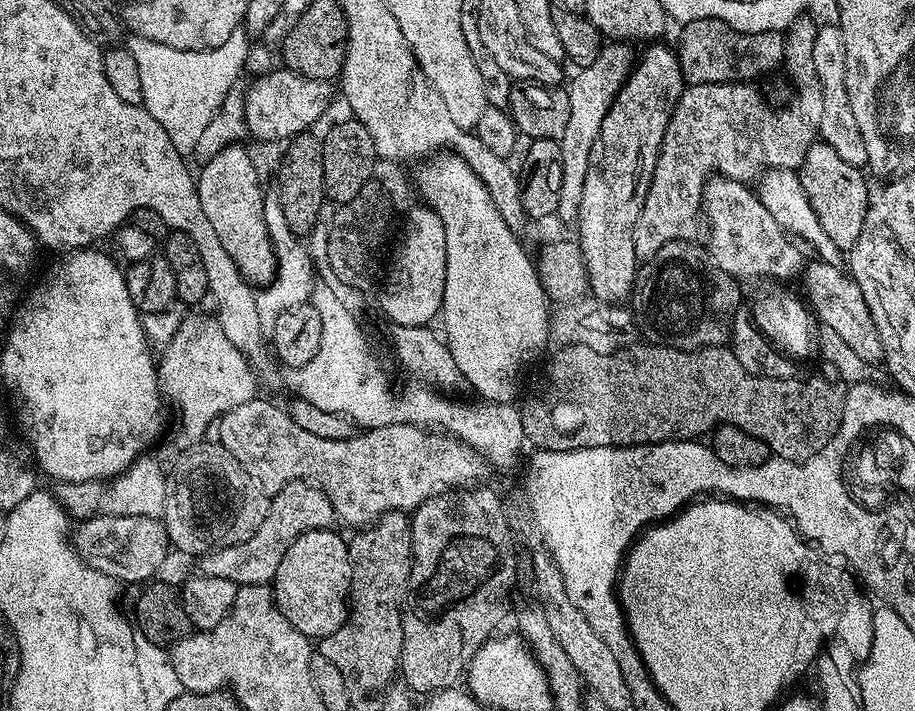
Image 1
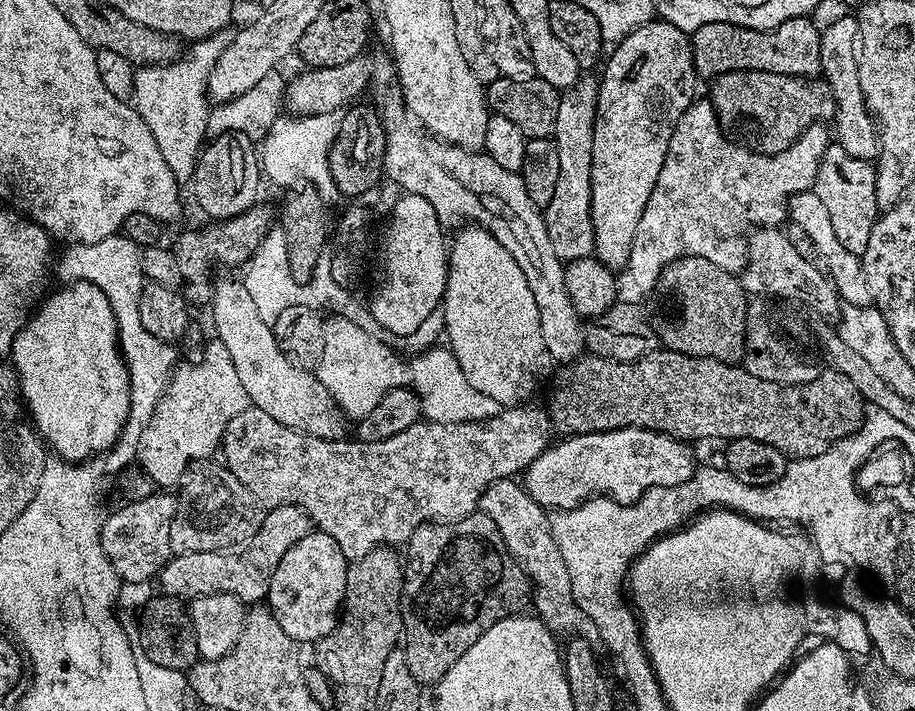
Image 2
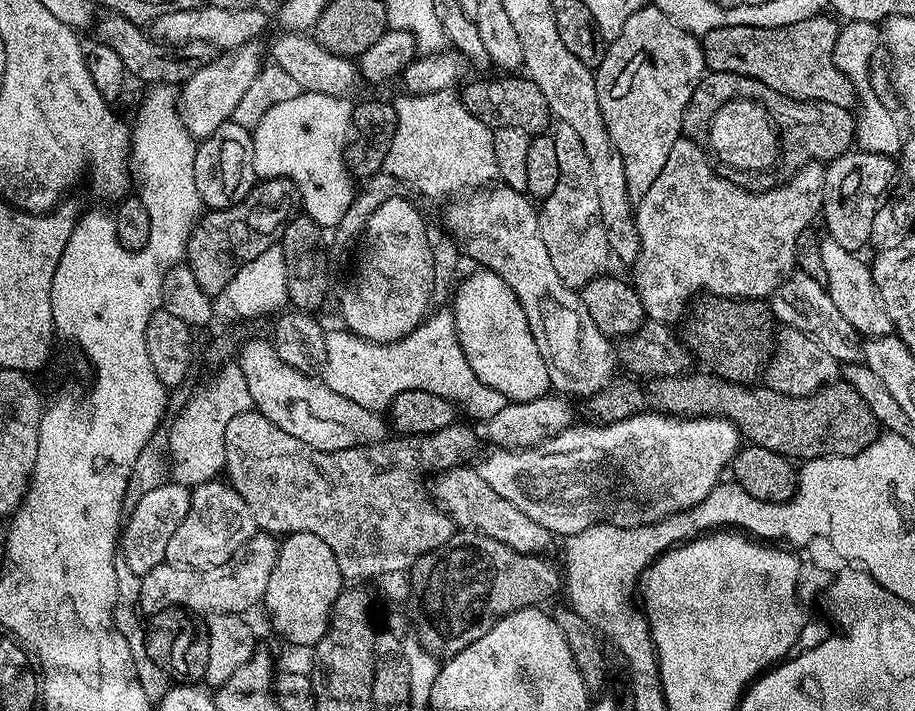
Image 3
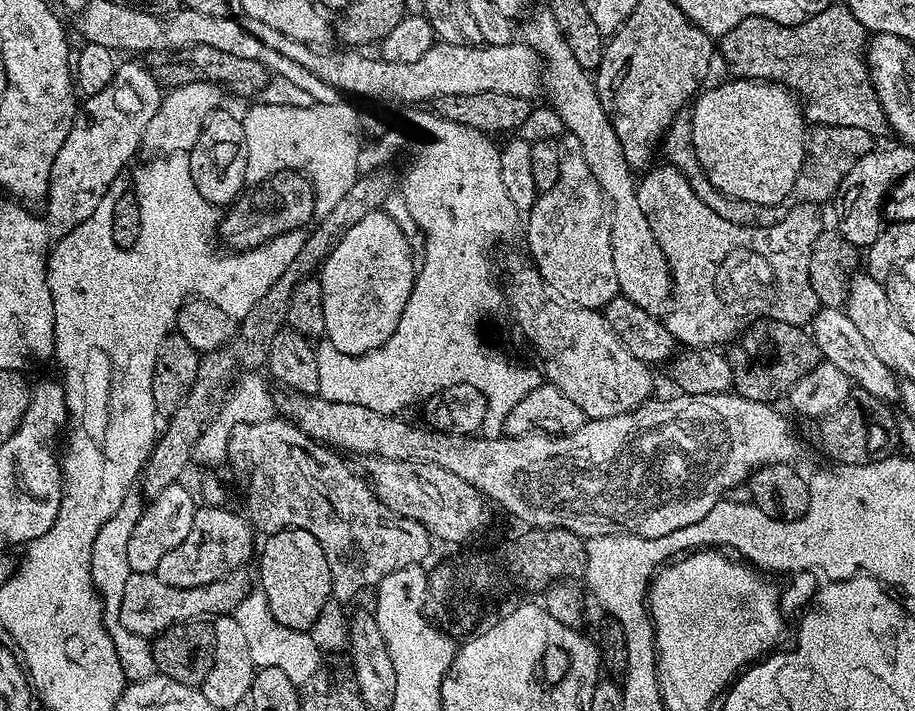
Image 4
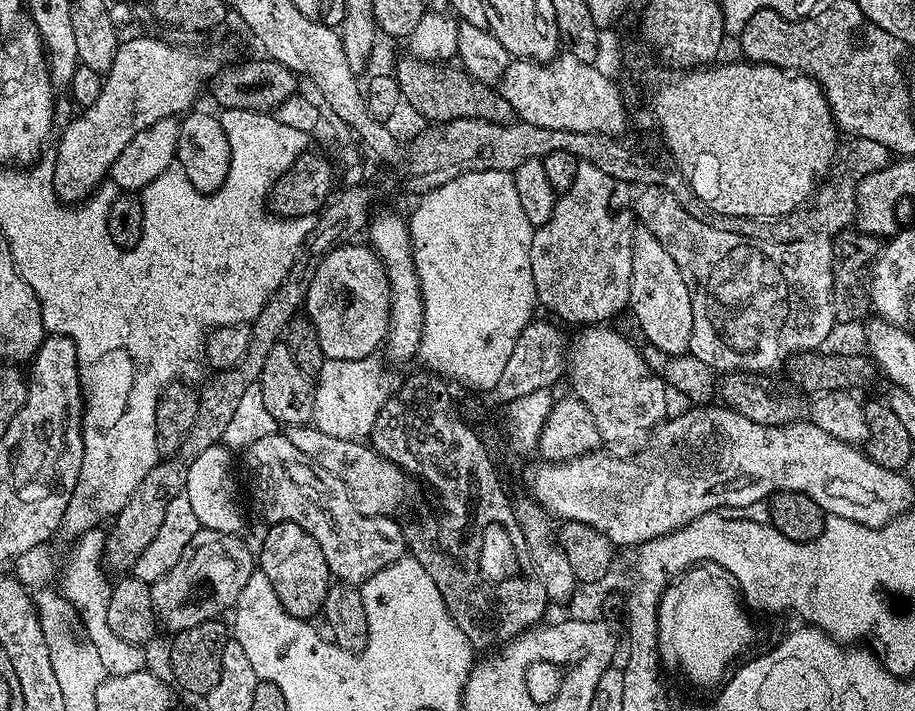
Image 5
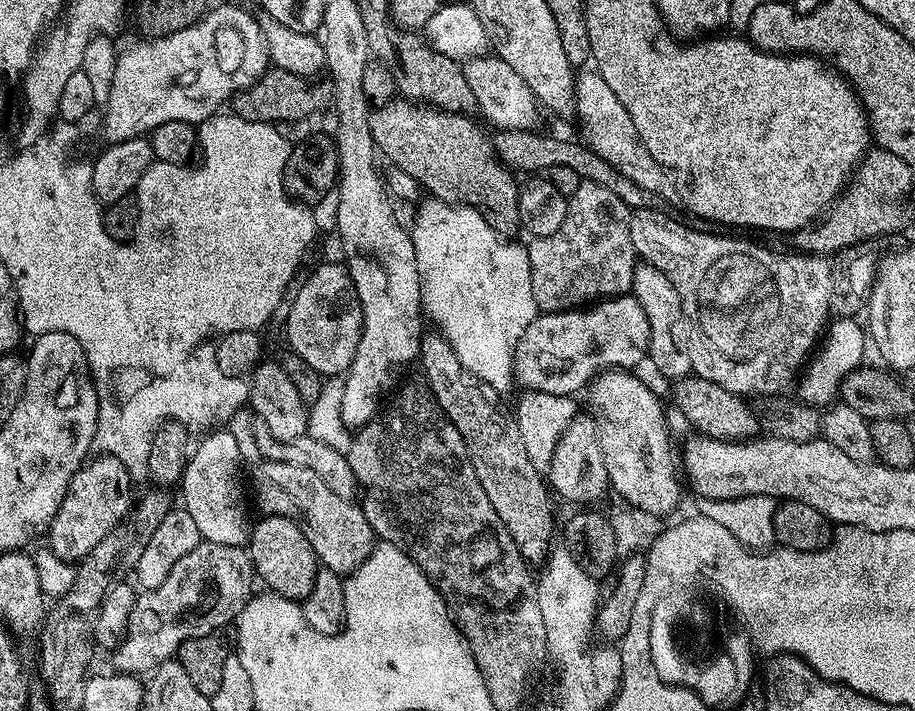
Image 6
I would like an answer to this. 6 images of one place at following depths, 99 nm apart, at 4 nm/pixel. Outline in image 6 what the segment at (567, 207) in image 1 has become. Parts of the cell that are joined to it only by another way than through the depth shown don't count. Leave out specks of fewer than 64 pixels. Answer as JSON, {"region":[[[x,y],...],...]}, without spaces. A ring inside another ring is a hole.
{"region":[[[581,179],[578,190],[574,190],[574,194],[568,197],[568,214],[562,230],[549,236],[537,236],[531,241],[532,244],[527,245],[534,298],[541,313],[579,309],[605,298],[631,293],[634,270],[638,263],[634,242],[630,242],[632,214],[633,209],[628,208],[626,202],[622,202],[622,198],[618,198],[618,194],[614,194],[611,188],[593,180]]]}

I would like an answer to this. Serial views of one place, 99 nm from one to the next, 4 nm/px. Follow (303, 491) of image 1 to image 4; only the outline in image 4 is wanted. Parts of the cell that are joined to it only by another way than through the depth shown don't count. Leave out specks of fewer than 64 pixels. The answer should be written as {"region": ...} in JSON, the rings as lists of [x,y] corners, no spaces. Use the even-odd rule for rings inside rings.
{"region":[[[130,572],[121,600],[120,625],[136,635],[155,638],[166,629],[174,627],[175,624],[184,624],[187,620],[235,613],[249,590],[250,584],[240,574],[233,574],[197,588],[175,588],[173,584],[162,582],[153,573]]]}

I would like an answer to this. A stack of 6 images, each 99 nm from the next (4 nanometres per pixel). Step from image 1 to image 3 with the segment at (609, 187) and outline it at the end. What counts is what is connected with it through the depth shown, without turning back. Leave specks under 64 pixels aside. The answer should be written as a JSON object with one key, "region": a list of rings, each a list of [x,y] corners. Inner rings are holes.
{"region":[[[650,2],[634,10],[626,26],[622,26],[622,34],[605,47],[602,62],[594,70],[598,106],[602,110],[602,122],[606,122],[606,134],[610,134],[610,142],[622,158],[622,166],[626,166],[628,196],[634,202],[638,202],[646,190],[654,186],[654,178],[662,174],[662,166],[666,166],[666,158],[670,158],[670,146],[681,139],[682,116],[687,103],[705,73],[703,43],[693,33],[670,22],[670,18]]]}

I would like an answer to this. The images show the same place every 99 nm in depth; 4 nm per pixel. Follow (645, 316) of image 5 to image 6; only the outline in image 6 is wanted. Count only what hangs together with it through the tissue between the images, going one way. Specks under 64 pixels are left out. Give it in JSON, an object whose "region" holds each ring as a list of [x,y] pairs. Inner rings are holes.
{"region":[[[637,263],[632,279],[631,295],[635,296],[649,319],[650,340],[647,352],[647,359],[665,376],[669,382],[683,379],[684,376],[691,376],[694,372],[694,348],[688,345],[688,328],[690,321],[686,315],[686,305],[678,294],[674,282],[661,268],[653,264]]]}

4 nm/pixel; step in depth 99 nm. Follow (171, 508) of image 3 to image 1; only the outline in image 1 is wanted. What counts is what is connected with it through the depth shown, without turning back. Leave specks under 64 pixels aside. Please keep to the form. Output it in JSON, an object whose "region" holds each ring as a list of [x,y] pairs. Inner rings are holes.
{"region":[[[90,516],[79,521],[74,528],[74,547],[77,556],[94,570],[106,574],[111,580],[124,584],[151,581],[170,553],[168,535],[163,523],[141,516]]]}

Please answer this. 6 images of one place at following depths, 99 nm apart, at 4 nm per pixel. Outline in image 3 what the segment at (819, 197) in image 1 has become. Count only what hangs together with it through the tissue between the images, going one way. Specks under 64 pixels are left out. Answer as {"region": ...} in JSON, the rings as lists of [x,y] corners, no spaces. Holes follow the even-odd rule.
{"region":[[[853,150],[842,154],[836,160],[827,161],[824,169],[824,206],[822,209],[822,224],[828,227],[827,235],[834,242],[838,242],[838,246],[842,246],[846,250],[859,253],[860,247],[867,245],[870,240],[870,230],[874,222],[874,214],[878,205],[881,203],[884,191],[888,188],[888,183],[892,180],[892,175],[897,175],[898,164],[893,157],[886,154],[870,154]]]}

